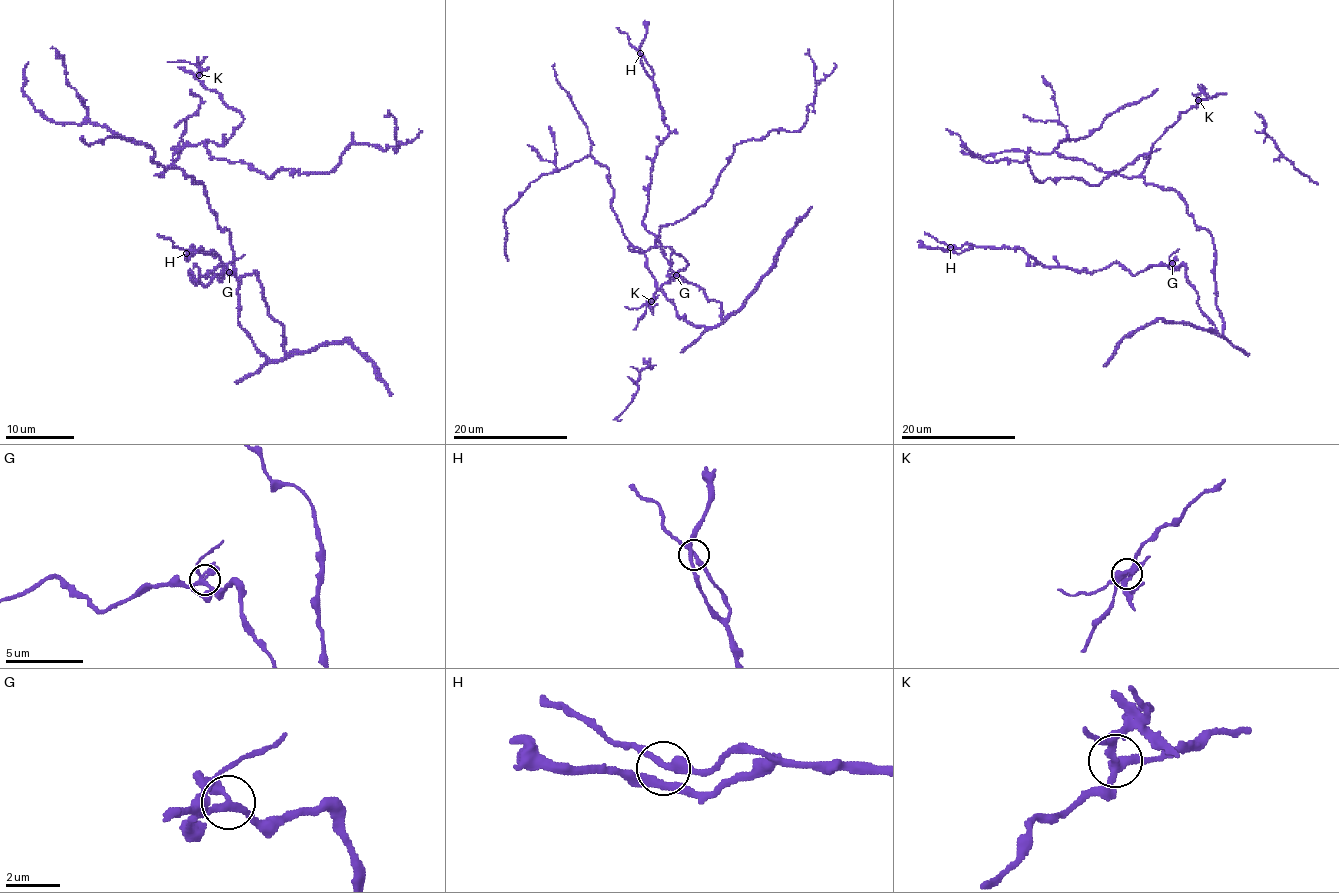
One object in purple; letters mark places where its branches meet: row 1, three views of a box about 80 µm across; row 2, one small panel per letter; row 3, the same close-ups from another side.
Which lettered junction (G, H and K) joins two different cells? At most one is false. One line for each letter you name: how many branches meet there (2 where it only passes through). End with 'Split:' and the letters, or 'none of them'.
K: 4
Split: K

